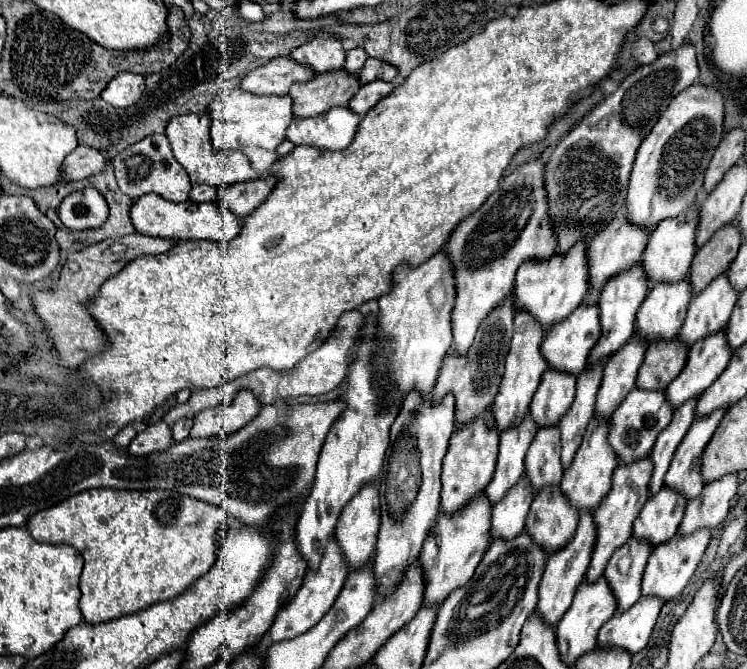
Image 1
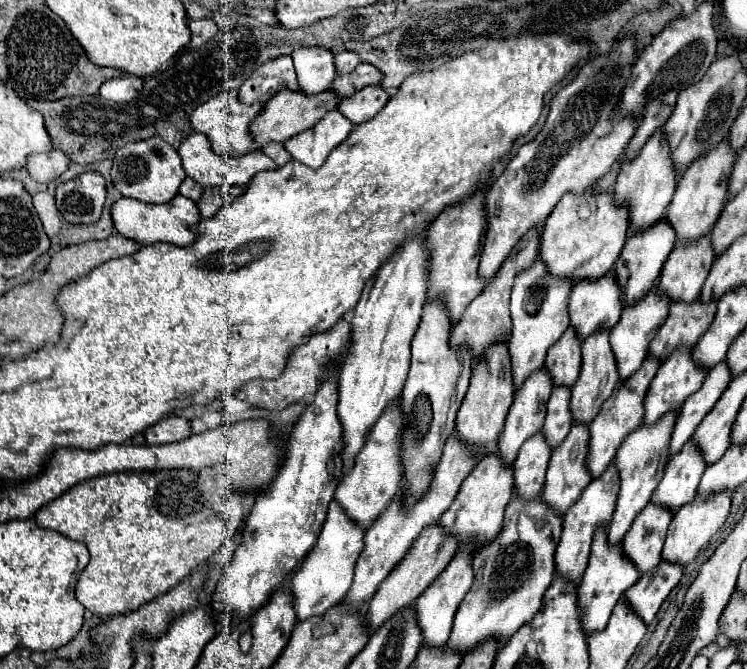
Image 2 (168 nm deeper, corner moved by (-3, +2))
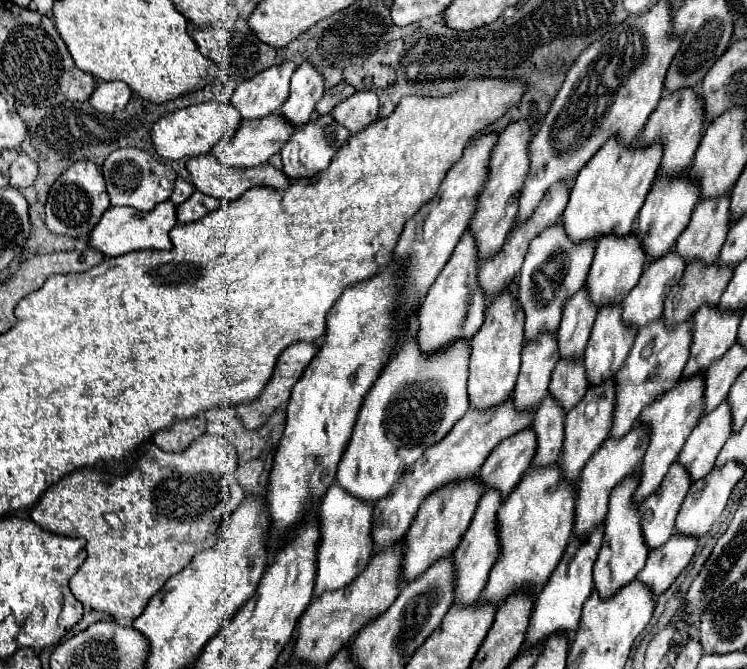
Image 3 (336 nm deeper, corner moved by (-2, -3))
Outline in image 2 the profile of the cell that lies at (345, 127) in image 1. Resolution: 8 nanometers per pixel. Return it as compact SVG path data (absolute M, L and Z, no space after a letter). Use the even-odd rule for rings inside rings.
M330 110L330 114L316 122L314 128L286 140L284 148L294 160L310 168L320 168L326 162L328 154L348 138L352 128L354 124L348 118L344 118L338 110Z

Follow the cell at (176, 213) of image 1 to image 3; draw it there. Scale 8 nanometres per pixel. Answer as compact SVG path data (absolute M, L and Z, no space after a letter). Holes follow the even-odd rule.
M171 201L159 203L153 211L137 211L135 207L109 207L97 227L91 231L91 247L99 249L105 257L125 255L137 249L171 249L169 231L177 225L177 207Z

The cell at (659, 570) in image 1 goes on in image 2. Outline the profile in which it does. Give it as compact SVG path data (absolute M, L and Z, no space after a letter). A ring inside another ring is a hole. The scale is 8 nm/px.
M710 494L710 498L698 498L698 496L692 498L686 506L682 506L682 510L678 510L678 514L674 514L670 522L666 544L662 550L662 560L688 566L696 558L698 550L706 546L708 540L720 530L720 526L728 518L728 510L730 510L730 494Z

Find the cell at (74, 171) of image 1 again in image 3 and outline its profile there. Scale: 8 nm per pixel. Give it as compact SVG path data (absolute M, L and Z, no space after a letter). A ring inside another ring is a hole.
M19 153L19 157L11 163L11 169L9 169L9 185L11 187L29 187L29 185L35 185L39 177L39 167L33 159L29 159L29 155L25 153Z

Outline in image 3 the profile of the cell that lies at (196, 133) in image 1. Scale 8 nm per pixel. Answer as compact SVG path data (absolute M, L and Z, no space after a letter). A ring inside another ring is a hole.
M197 155L197 157L187 159L187 171L191 173L191 179L193 179L193 185L197 187L197 191L211 195L211 197L217 197L217 199L229 199L229 201L237 199L239 195L243 195L253 185L275 187L275 189L289 187L289 179L269 163L263 163L257 167L233 169L233 167L225 167L223 163L219 163L215 155Z

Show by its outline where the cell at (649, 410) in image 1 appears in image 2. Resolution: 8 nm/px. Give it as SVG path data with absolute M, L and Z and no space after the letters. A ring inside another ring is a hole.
M676 350L660 366L644 400L644 424L654 424L668 410L680 408L704 382L706 374L690 362L690 350Z

